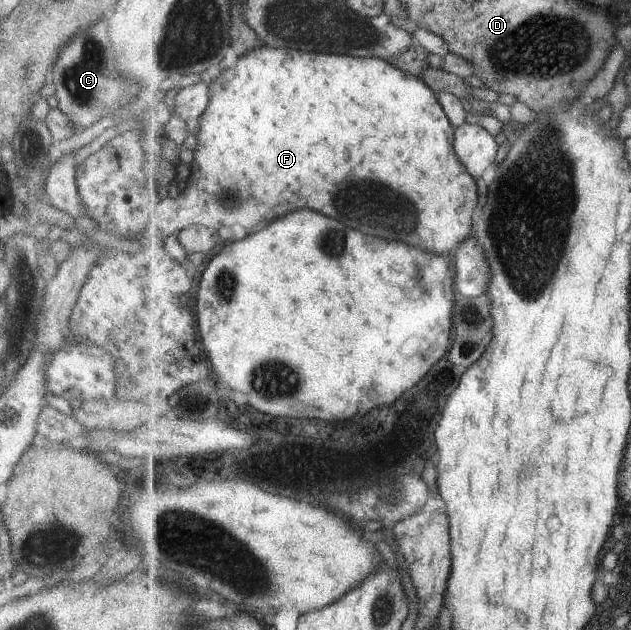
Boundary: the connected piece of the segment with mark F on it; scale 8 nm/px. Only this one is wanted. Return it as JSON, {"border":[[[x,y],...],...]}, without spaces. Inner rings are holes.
{"border":[[[261,43],[255,50],[250,50],[237,58],[235,66],[225,69],[217,76],[210,86],[210,96],[212,96],[212,100],[210,100],[206,112],[199,119],[199,132],[196,137],[199,145],[193,153],[187,155],[191,159],[192,165],[188,184],[182,186],[179,195],[165,193],[156,208],[148,206],[144,212],[147,215],[147,219],[144,220],[144,228],[134,238],[130,238],[130,241],[143,243],[144,241],[165,240],[172,242],[178,232],[190,226],[210,227],[210,224],[214,224],[212,228],[220,228],[220,226],[228,224],[228,216],[234,208],[244,210],[250,204],[250,200],[252,200],[250,196],[262,196],[266,200],[266,204],[262,200],[260,208],[268,220],[274,220],[276,216],[288,214],[292,210],[312,208],[312,210],[320,210],[322,214],[328,214],[332,218],[340,218],[346,226],[352,226],[364,234],[398,240],[398,242],[408,242],[408,244],[414,244],[414,246],[420,246],[424,250],[432,250],[438,254],[450,254],[452,248],[458,246],[458,242],[462,242],[474,234],[472,216],[478,206],[478,188],[476,188],[475,178],[470,176],[470,172],[464,168],[464,164],[458,160],[458,156],[454,152],[455,127],[448,120],[446,112],[442,110],[437,93],[432,91],[422,78],[402,72],[400,68],[396,68],[386,59],[379,57],[356,58],[356,56],[348,56],[348,54],[324,54],[324,52],[316,51],[302,52],[302,50],[292,48],[274,48],[274,46]],[[270,182],[282,184],[280,194],[274,202],[270,198],[272,196]]]}

